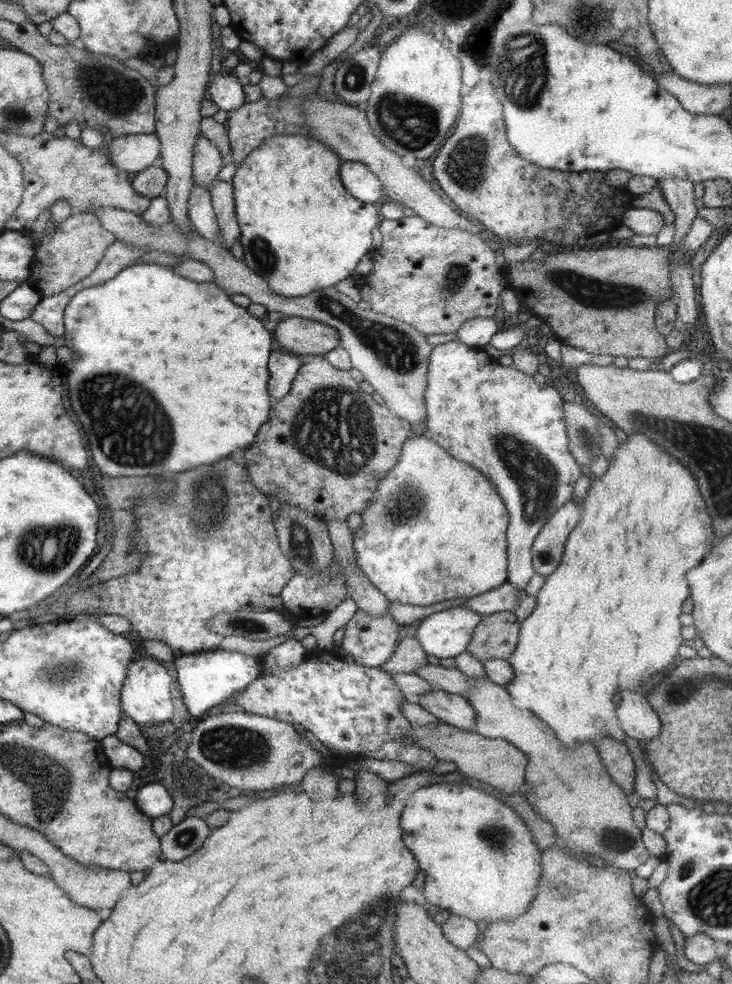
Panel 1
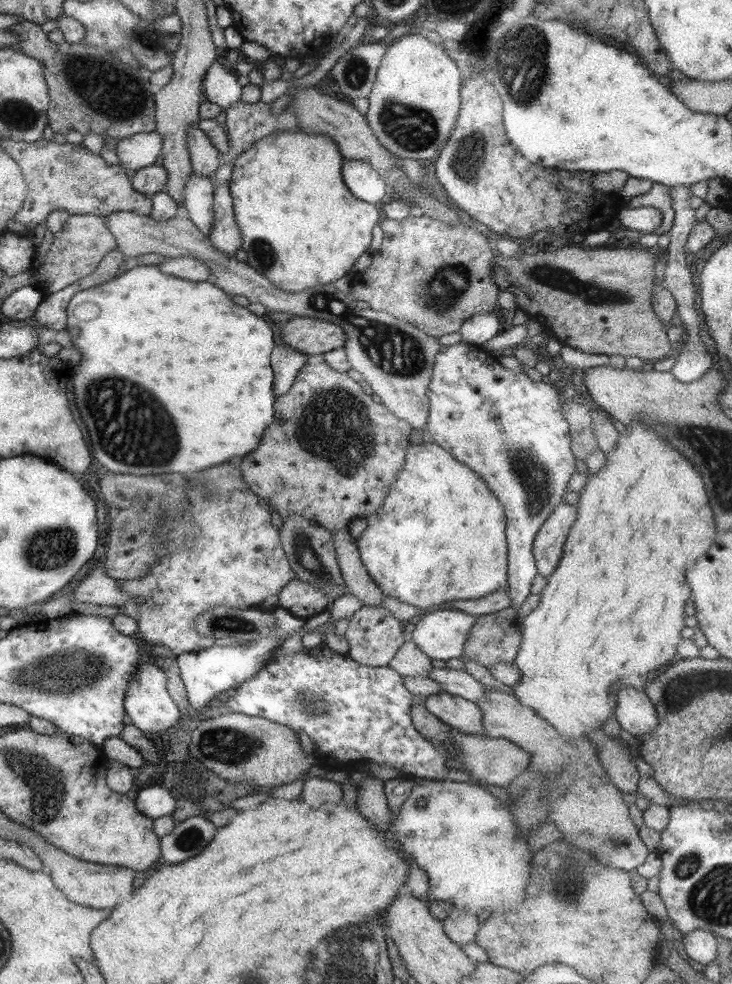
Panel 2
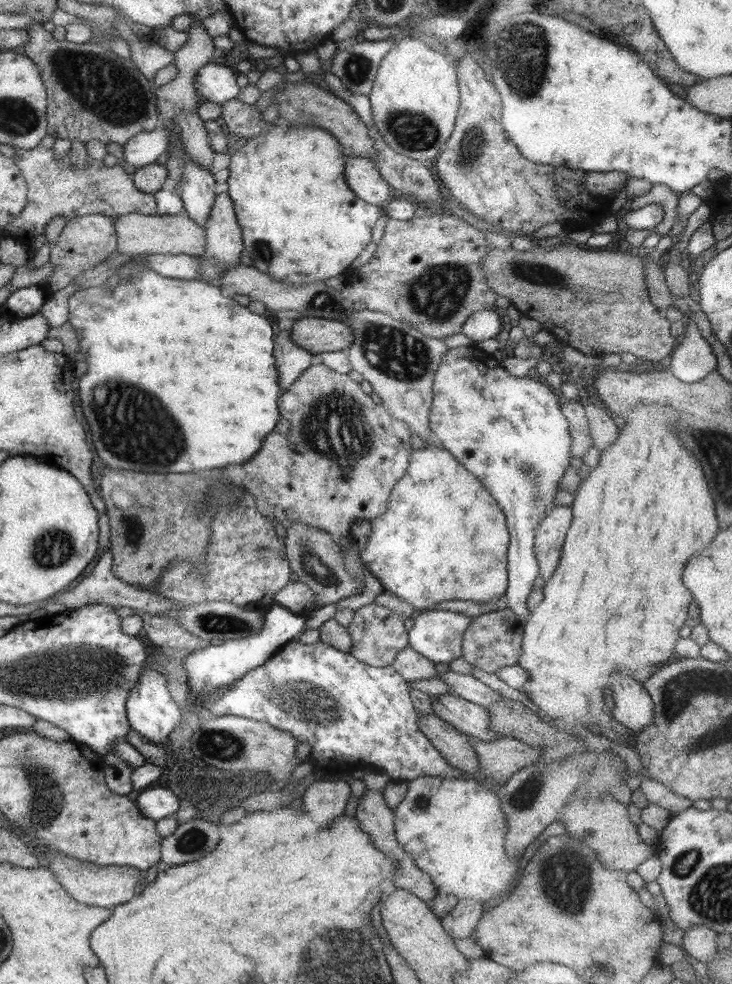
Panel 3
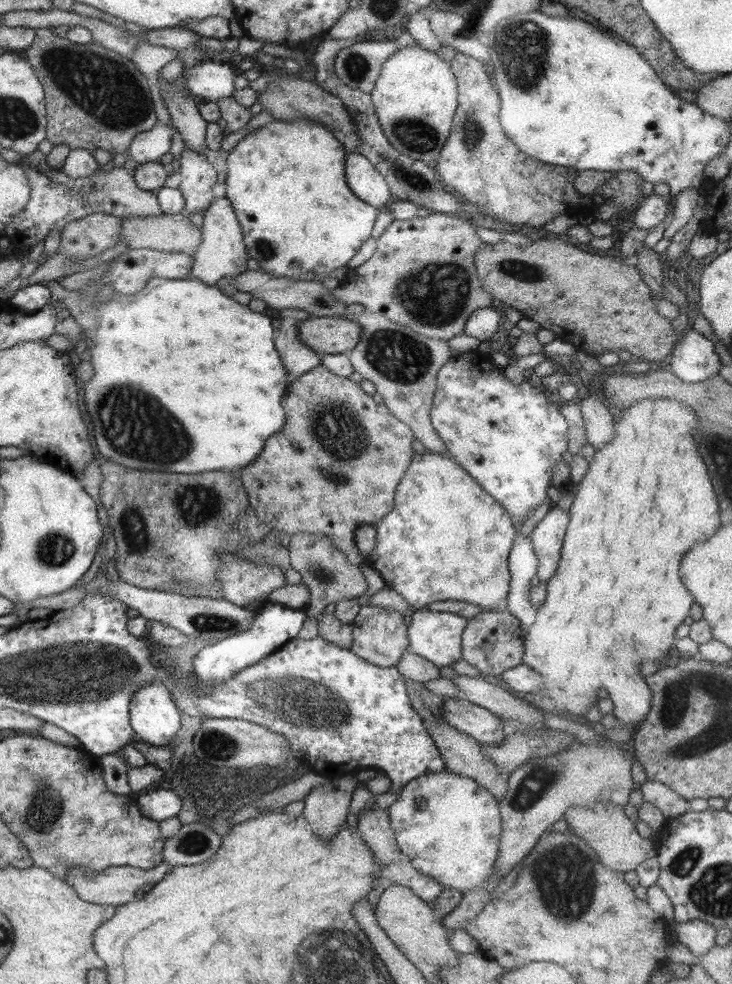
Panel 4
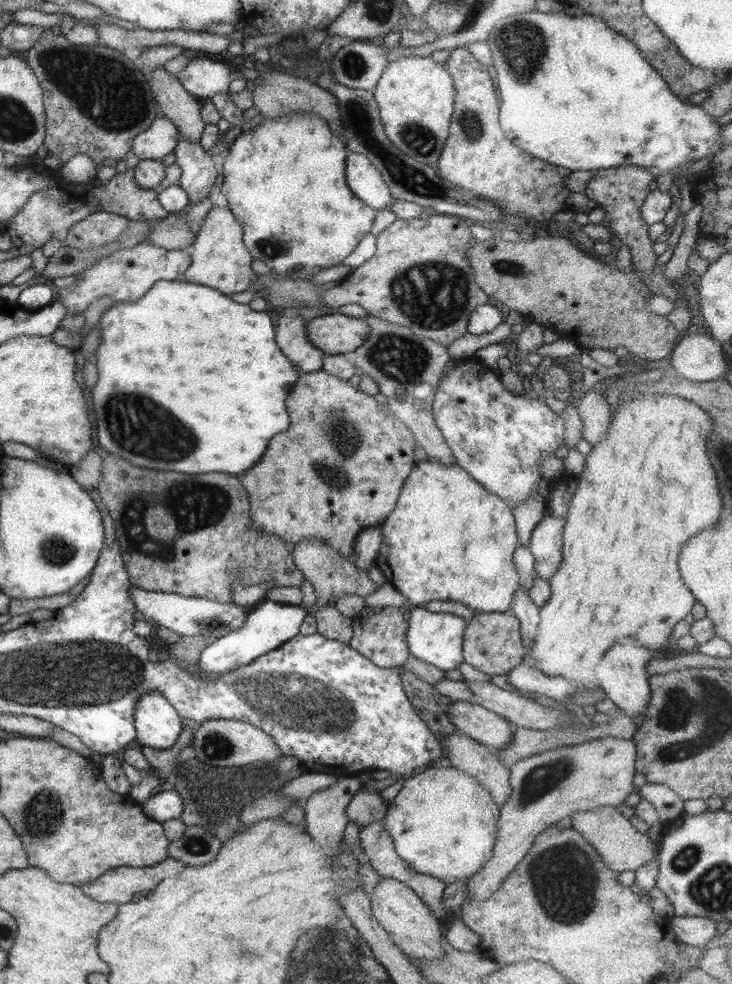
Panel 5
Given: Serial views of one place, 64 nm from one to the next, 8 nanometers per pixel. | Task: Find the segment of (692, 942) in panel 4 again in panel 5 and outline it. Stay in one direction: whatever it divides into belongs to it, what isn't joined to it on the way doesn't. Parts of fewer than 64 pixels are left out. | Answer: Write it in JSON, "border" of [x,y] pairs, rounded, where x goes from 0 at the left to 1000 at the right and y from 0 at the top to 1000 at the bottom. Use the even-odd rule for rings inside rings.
{"border":[[[918,931],[915,934],[923,953],[951,963],[960,963],[977,951],[977,941],[977,937],[962,931]]]}

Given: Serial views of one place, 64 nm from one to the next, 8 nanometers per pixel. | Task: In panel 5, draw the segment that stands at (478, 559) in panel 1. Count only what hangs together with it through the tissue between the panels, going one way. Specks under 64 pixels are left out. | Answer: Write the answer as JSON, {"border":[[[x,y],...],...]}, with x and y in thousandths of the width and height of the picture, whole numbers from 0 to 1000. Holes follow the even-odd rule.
{"border":[[[586,465],[577,468],[567,467],[548,493],[538,517],[515,537],[520,542],[520,553],[515,558],[515,565],[512,565],[512,577],[525,584],[527,592],[534,593],[552,610],[561,612],[567,617],[579,616],[581,613],[592,610],[600,610],[638,615],[649,623],[683,623],[694,620],[701,604],[704,604],[710,592],[704,574],[701,574],[701,560],[706,555],[708,547],[704,542],[699,517],[673,501],[665,500],[623,471],[607,473],[597,468],[587,468]]]}

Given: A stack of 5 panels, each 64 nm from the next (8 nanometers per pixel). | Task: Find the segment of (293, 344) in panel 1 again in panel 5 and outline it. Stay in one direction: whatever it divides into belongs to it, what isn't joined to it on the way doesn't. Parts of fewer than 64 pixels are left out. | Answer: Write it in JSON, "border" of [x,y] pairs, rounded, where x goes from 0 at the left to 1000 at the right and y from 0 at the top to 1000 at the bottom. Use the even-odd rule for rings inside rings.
{"border":[[[455,317],[417,327],[419,346],[445,362],[484,357],[497,348],[504,331],[495,323]]]}

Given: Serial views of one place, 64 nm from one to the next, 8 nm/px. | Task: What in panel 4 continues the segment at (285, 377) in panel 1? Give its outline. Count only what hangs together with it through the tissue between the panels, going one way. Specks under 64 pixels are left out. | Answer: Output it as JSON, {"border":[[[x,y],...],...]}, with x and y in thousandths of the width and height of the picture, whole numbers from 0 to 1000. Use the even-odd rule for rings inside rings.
{"border":[[[408,326],[396,331],[383,331],[373,343],[376,356],[384,362],[387,374],[392,376],[392,388],[400,388],[407,382],[425,376],[425,373],[437,371],[437,360],[419,354],[407,345],[406,329]]]}

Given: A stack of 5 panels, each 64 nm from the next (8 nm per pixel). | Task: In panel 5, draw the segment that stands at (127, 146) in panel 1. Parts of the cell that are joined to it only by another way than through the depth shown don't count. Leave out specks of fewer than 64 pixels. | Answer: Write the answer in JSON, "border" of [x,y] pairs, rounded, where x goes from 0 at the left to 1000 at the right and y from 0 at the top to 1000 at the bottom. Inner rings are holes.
{"border":[[[213,119],[201,132],[184,138],[178,155],[189,163],[219,164],[223,159],[236,155],[245,140],[235,124]]]}

